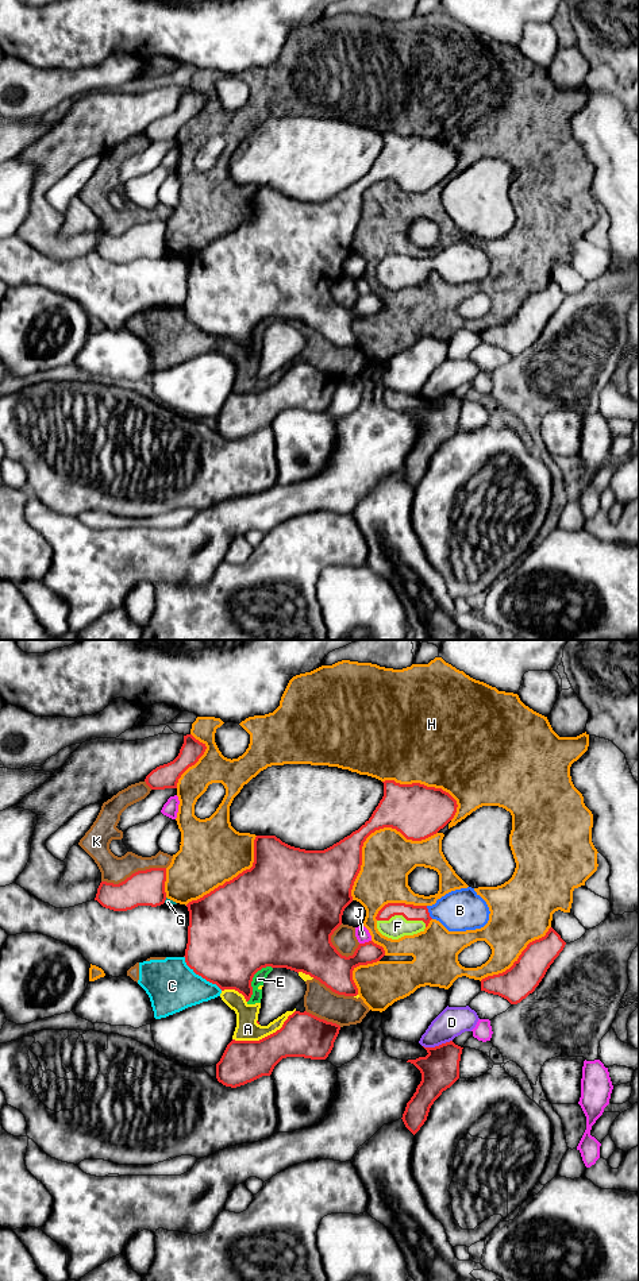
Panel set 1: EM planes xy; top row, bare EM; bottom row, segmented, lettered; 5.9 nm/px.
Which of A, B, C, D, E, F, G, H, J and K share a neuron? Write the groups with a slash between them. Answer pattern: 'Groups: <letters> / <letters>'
Groups: A C E G K / B F / D / H / J

